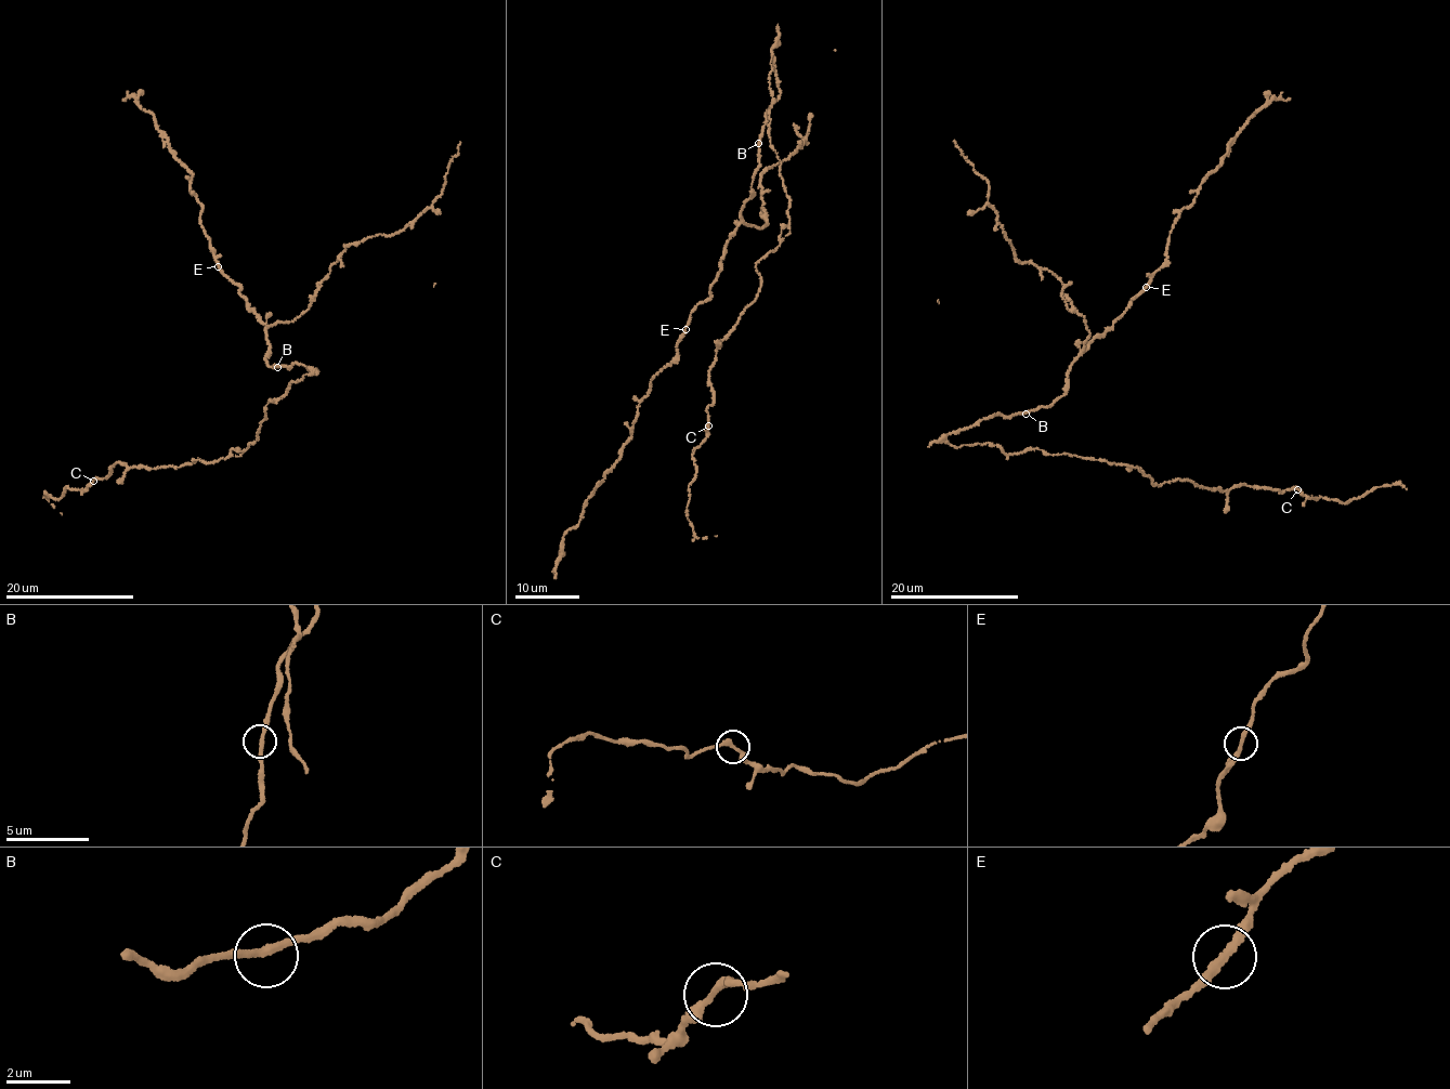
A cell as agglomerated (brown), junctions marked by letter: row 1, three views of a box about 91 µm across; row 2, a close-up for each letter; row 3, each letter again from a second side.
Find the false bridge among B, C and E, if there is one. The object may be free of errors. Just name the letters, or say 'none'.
none

